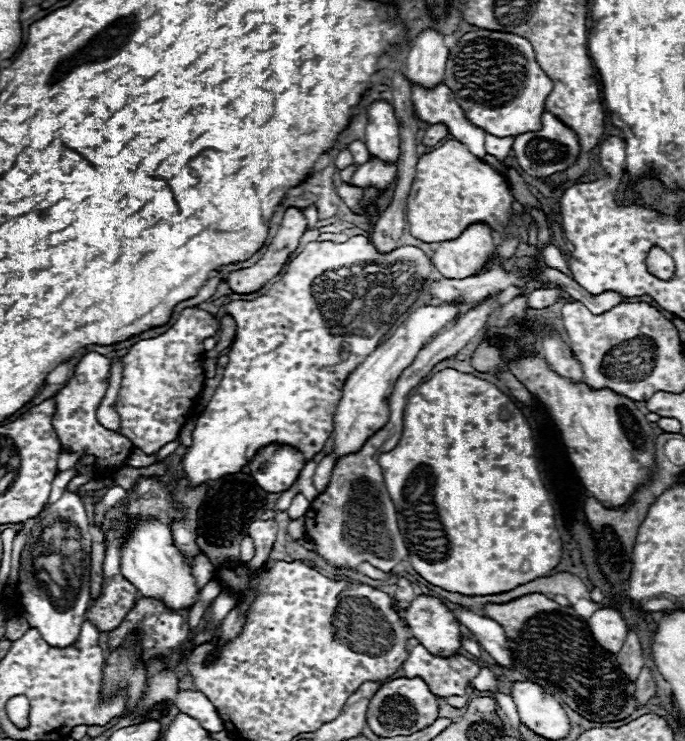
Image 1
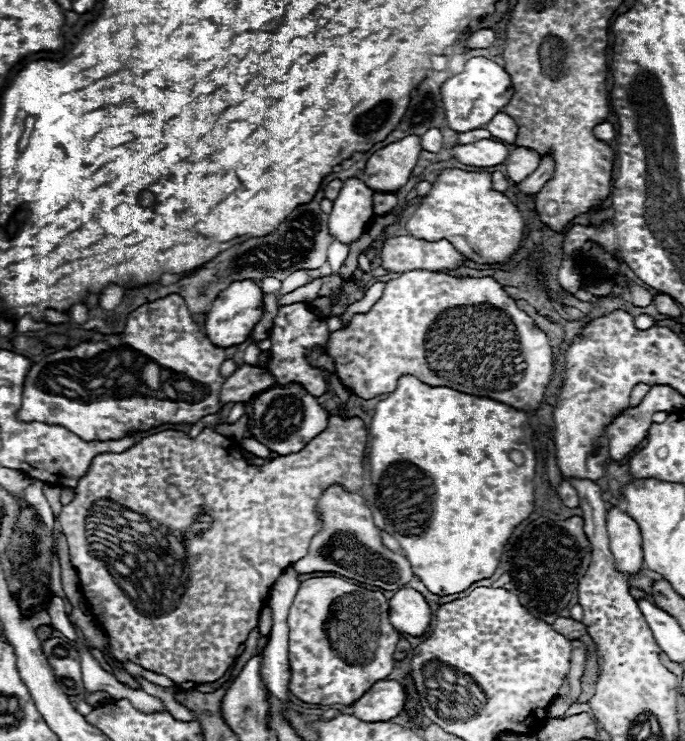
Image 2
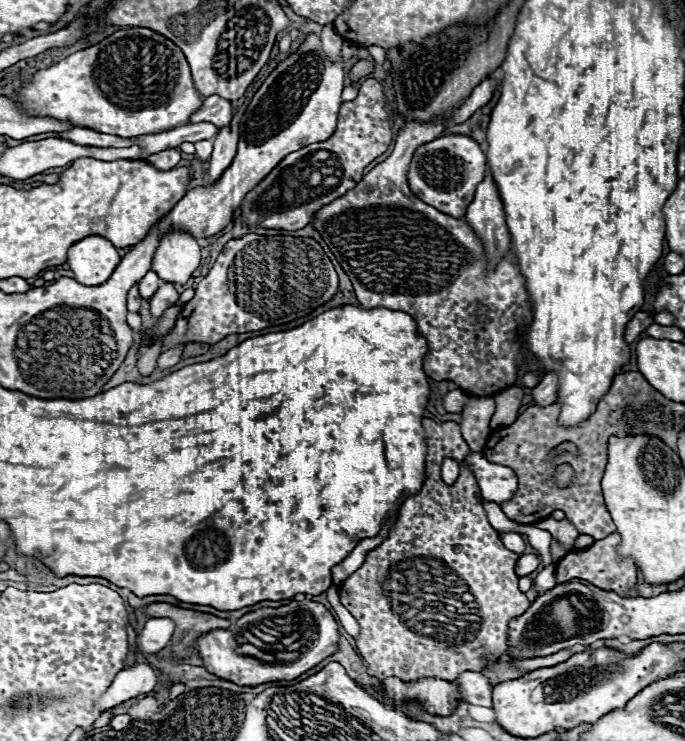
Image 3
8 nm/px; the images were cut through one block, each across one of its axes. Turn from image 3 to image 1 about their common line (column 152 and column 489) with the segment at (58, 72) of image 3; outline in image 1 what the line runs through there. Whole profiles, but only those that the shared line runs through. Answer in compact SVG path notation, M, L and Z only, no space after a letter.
M492 30L468 32L460 38L450 50L444 82L450 84L466 118L498 138L540 130L544 102L554 88L550 76L536 62L532 44L526 38Z

